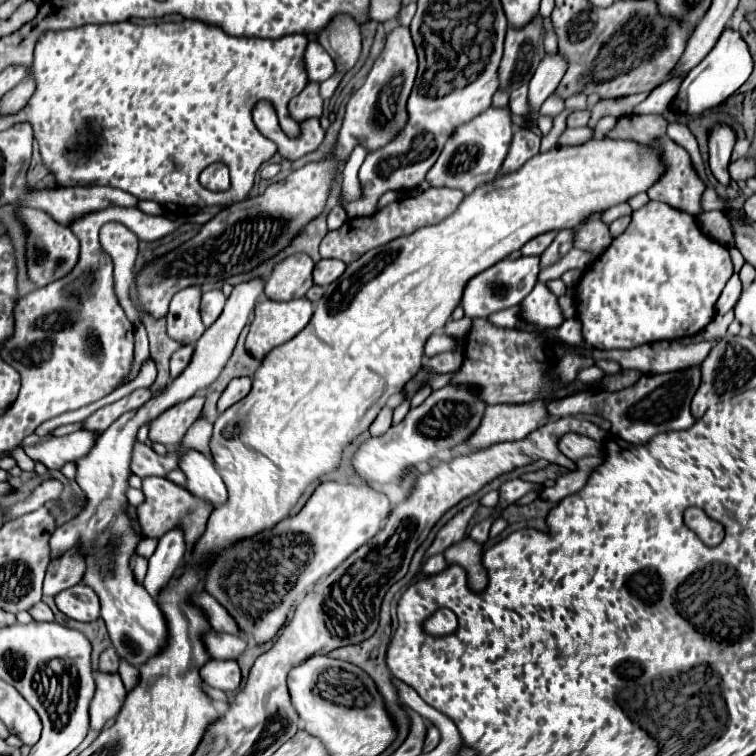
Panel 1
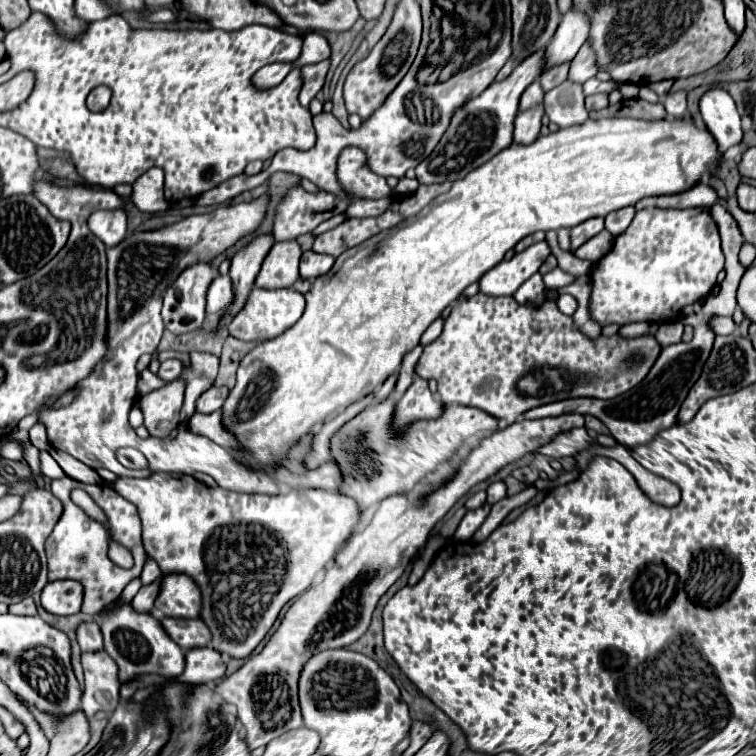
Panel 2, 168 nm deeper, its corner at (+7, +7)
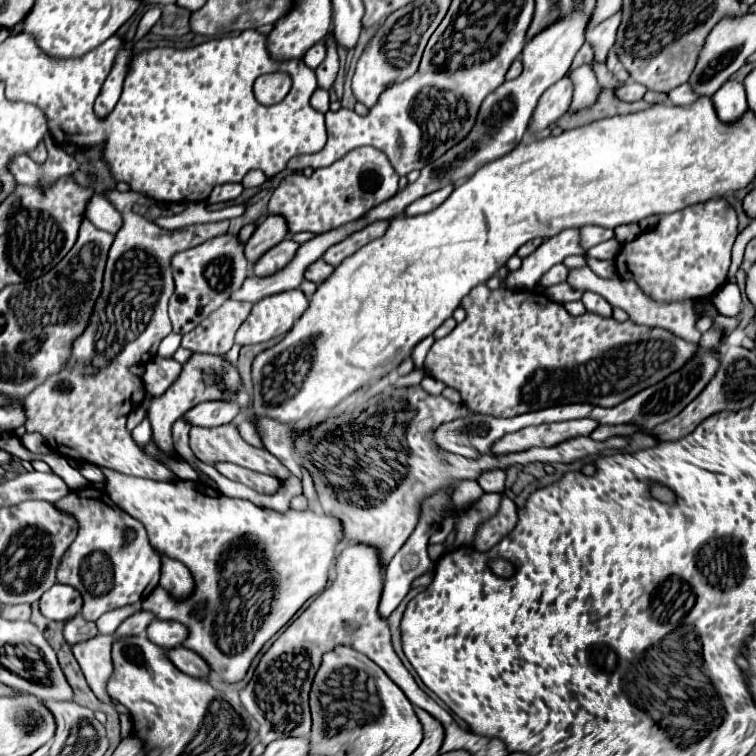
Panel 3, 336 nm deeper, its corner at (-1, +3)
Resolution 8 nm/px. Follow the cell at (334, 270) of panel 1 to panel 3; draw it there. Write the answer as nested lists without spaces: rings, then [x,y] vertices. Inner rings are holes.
[[[317,260],[317,262],[313,262],[307,270],[305,270],[305,278],[307,280],[311,280],[311,282],[315,282],[315,284],[321,284],[323,280],[327,280],[329,276],[331,276],[331,272],[333,272],[335,268],[333,266],[329,266],[327,262],[323,262],[323,260]]]

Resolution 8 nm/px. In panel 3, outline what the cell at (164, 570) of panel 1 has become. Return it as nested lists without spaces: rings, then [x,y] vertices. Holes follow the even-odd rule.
[[[135,612],[133,616],[129,616],[117,630],[117,636],[125,636],[125,634],[143,634],[147,630],[147,626],[151,624],[151,620],[155,620],[155,614],[151,612]]]

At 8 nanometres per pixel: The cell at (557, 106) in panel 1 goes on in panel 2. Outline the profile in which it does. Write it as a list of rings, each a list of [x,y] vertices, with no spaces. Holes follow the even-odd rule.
[[[563,62],[563,64],[557,64],[557,66],[549,68],[549,70],[545,70],[545,72],[541,74],[541,78],[539,78],[541,88],[543,88],[545,92],[549,92],[551,88],[555,88],[555,86],[561,84],[563,80],[567,80],[569,66],[571,66],[571,62]]]

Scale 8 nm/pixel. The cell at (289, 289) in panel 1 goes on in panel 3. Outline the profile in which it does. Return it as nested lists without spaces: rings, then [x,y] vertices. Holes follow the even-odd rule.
[[[285,238],[277,246],[273,246],[265,256],[259,258],[259,262],[255,264],[255,276],[271,276],[283,270],[295,258],[297,250],[299,250],[299,244],[291,238]]]

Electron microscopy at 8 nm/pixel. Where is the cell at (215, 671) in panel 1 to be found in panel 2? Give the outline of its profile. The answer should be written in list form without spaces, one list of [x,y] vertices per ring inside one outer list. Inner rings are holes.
[[[203,646],[185,652],[185,672],[179,676],[179,682],[183,684],[215,682],[223,678],[223,674],[225,674],[223,656],[211,646]]]

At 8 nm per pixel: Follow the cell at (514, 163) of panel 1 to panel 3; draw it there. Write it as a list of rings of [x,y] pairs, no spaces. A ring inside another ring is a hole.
[[[561,78],[551,88],[547,88],[533,112],[533,118],[531,118],[527,130],[531,134],[537,134],[543,128],[549,128],[553,122],[557,122],[567,112],[571,94],[573,94],[573,86],[571,86],[569,78]]]

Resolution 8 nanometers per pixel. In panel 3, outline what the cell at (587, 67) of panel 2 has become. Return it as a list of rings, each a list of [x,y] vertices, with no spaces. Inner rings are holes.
[[[621,12],[613,18],[605,20],[603,26],[597,26],[585,34],[587,42],[593,46],[595,62],[607,62],[607,54],[609,54],[611,46],[615,44],[615,32],[617,32],[619,22],[621,22]]]

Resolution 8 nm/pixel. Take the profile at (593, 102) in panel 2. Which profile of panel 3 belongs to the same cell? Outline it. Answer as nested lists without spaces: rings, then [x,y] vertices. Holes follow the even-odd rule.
[[[629,82],[629,84],[625,84],[623,88],[617,88],[617,90],[615,90],[615,98],[623,100],[623,102],[635,102],[635,100],[641,100],[645,92],[647,92],[645,86],[635,84],[635,82]]]

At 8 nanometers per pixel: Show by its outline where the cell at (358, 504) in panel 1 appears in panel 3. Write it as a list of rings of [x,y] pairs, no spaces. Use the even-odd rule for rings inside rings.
[[[105,468],[103,472],[107,476],[107,494],[117,506],[121,506],[121,510],[145,526],[153,550],[183,562],[197,582],[197,590],[185,602],[173,602],[165,588],[155,588],[153,594],[141,602],[141,608],[157,614],[161,620],[177,620],[189,626],[189,642],[185,642],[185,646],[203,654],[213,672],[221,674],[225,682],[239,682],[263,644],[291,620],[305,600],[325,590],[329,568],[335,564],[337,544],[343,536],[343,524],[339,518],[293,508],[287,512],[275,512],[243,498],[223,496],[207,484],[193,480],[157,482]]]

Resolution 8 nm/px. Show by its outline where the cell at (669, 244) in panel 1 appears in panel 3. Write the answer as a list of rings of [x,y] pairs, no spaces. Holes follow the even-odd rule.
[[[725,198],[701,202],[697,206],[687,206],[685,210],[663,216],[661,222],[647,232],[641,232],[633,242],[623,244],[619,256],[615,258],[617,274],[623,280],[635,280],[637,286],[649,294],[653,302],[681,302],[709,298],[725,282],[731,266],[731,248],[737,238],[737,214]]]

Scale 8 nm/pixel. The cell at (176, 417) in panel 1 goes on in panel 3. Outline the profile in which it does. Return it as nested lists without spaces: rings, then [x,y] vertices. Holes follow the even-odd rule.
[[[193,354],[191,360],[187,364],[183,364],[181,376],[167,388],[167,392],[161,394],[161,396],[149,398],[147,412],[149,412],[149,422],[151,422],[151,428],[153,428],[153,442],[157,442],[157,446],[163,446],[161,450],[165,450],[165,454],[175,456],[173,434],[171,434],[171,428],[173,428],[175,420],[179,420],[183,414],[187,414],[199,402],[231,400],[235,390],[237,390],[237,384],[239,384],[237,368],[231,366],[229,362],[225,362],[221,356]]]

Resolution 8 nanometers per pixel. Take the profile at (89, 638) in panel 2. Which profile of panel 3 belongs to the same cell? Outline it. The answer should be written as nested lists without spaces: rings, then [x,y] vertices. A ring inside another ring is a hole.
[[[77,616],[77,618],[67,620],[63,634],[69,644],[79,644],[79,642],[87,642],[87,640],[95,638],[99,632],[97,632],[95,622],[87,622],[81,616]]]

